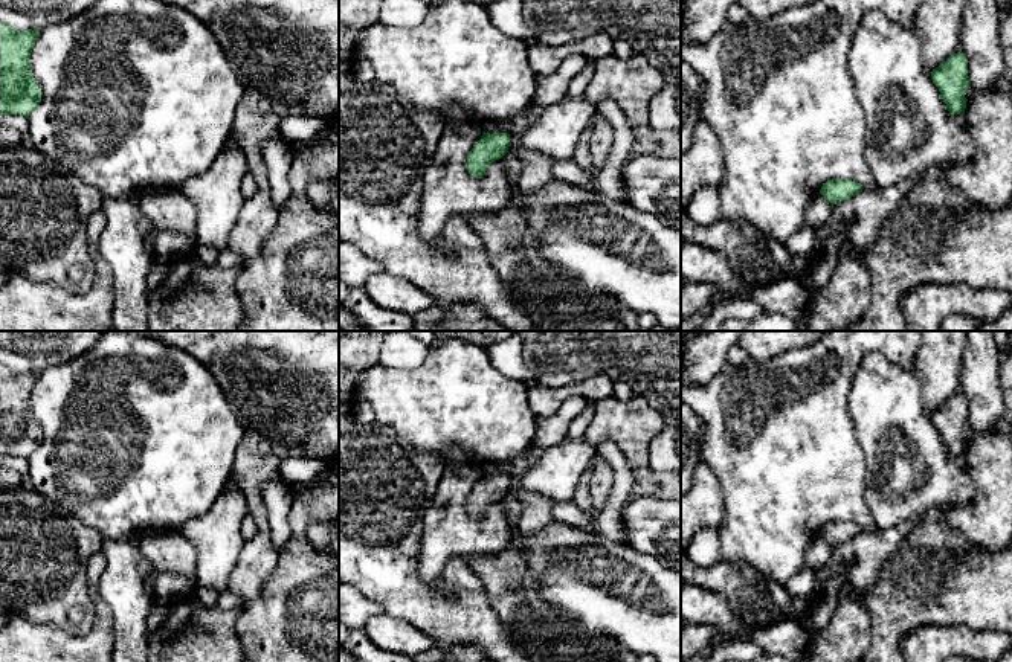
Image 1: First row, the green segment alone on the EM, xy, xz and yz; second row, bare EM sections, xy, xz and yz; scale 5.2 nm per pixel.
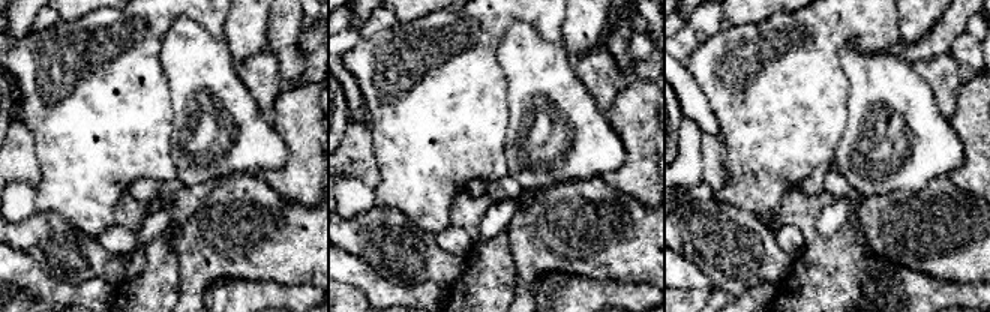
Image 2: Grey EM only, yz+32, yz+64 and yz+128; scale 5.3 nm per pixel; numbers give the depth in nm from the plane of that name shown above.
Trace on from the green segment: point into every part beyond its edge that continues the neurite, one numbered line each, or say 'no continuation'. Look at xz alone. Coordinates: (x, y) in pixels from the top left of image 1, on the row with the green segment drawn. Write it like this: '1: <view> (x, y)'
no continuation

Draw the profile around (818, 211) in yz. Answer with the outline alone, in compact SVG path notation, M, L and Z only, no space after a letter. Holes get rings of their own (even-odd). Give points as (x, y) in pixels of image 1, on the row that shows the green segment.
M818 192L804 210L806 226L823 226L832 215L832 204Z

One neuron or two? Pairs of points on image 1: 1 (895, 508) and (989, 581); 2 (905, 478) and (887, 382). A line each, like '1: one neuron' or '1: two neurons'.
1: two neurons
2: one neuron

